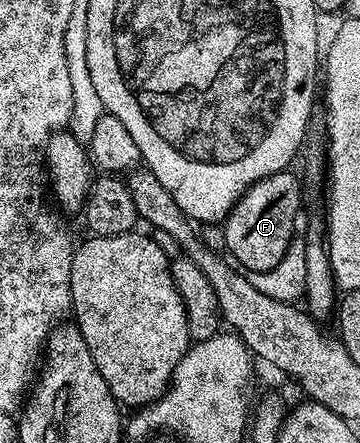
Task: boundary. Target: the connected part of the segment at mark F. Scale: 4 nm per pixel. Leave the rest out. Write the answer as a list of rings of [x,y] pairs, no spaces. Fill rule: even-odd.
[[[294,171],[268,175],[254,185],[247,185],[242,198],[226,214],[224,226],[226,225],[227,250],[225,249],[225,252],[243,270],[252,269],[254,271],[252,273],[256,275],[267,273],[284,257],[290,241],[296,236],[294,224],[298,221],[298,208],[302,205],[303,182],[300,177],[299,181]]]

